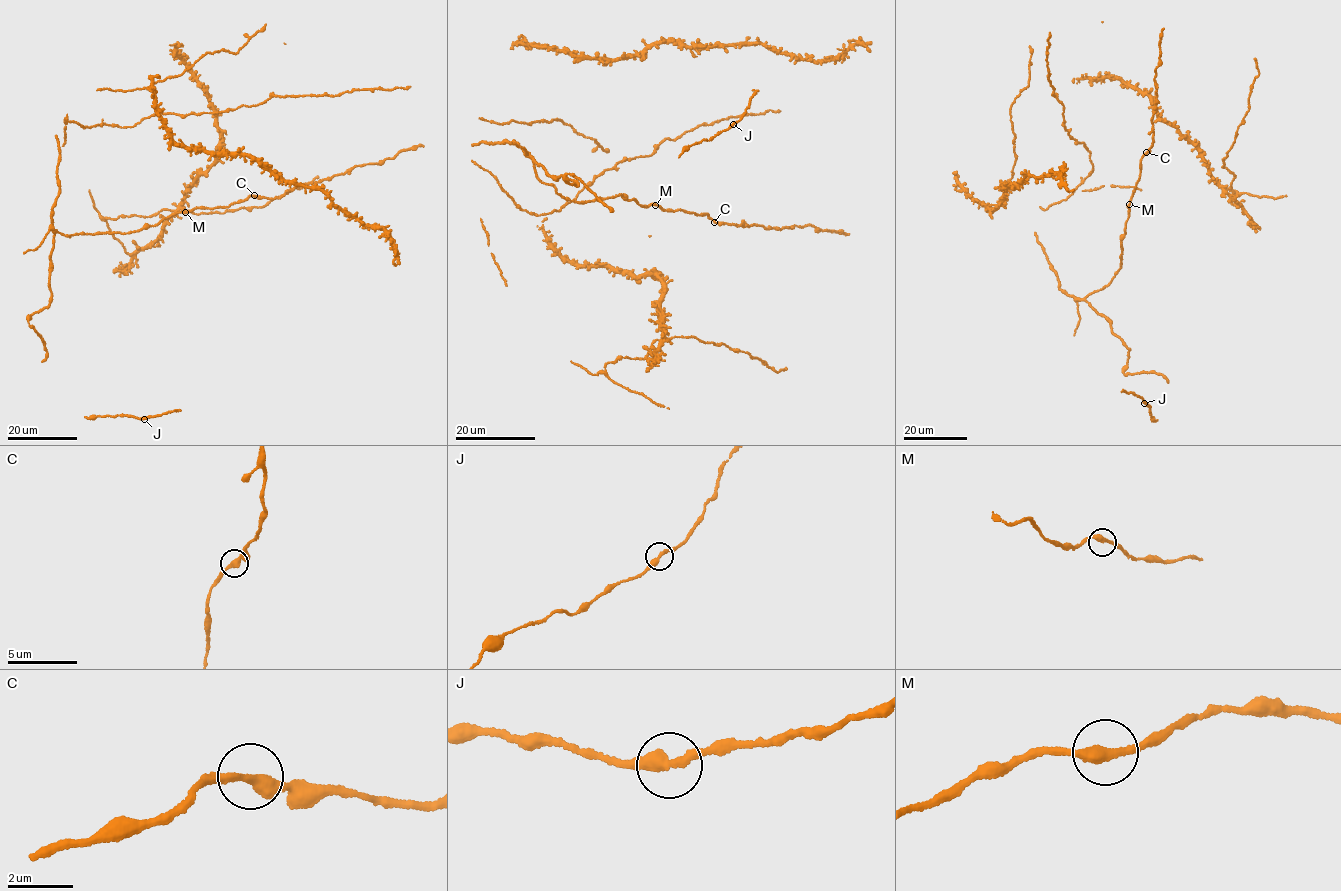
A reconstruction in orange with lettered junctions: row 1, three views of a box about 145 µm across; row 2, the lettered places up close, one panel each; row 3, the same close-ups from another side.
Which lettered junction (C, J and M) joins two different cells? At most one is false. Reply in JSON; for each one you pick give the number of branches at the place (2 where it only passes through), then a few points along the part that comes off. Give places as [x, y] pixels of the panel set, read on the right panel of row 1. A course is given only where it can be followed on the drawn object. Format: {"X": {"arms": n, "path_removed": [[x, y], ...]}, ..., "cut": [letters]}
{"cut": []}

